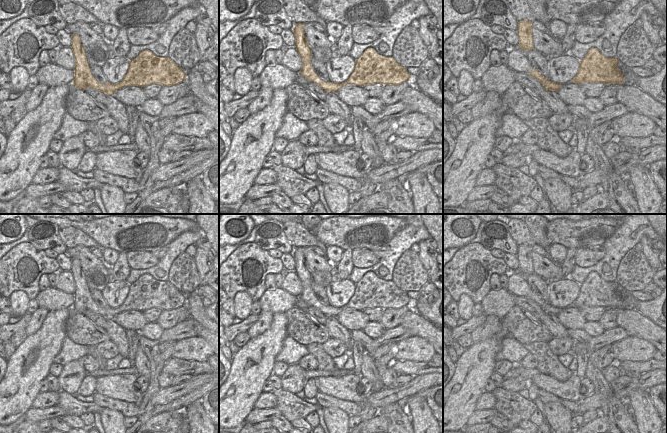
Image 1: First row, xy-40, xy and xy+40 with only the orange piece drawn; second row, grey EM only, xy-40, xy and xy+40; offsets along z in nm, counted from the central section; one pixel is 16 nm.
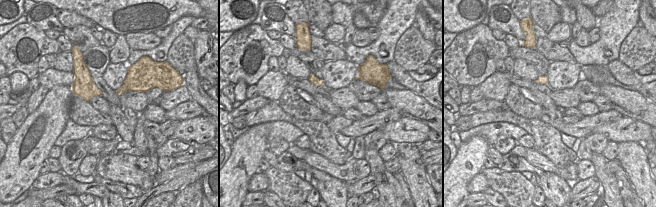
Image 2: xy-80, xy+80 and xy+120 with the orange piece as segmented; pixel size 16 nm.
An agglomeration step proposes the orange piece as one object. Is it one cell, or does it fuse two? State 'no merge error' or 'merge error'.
no merge error

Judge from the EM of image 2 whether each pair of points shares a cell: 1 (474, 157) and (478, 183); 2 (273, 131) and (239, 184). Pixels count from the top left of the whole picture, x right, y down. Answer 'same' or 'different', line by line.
1: different
2: different

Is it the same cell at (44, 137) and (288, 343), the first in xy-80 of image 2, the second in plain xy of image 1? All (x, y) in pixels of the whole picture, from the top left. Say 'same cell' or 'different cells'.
different cells

